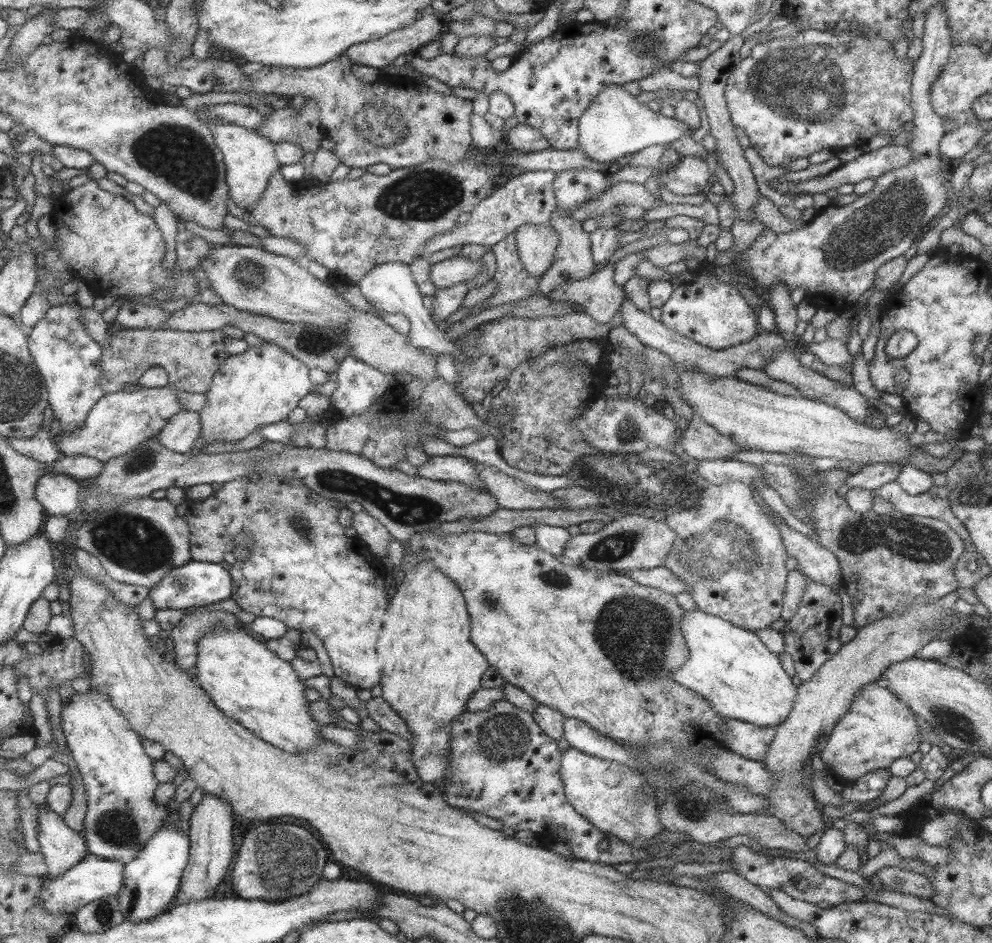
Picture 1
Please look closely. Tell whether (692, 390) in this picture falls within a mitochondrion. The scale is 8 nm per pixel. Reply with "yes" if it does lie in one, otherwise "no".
no

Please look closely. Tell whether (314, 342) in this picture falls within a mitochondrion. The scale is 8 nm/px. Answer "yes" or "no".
yes

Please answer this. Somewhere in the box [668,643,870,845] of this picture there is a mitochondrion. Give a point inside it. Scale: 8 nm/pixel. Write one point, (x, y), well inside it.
(692, 808)

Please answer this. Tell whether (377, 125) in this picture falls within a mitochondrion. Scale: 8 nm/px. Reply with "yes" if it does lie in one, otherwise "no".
yes

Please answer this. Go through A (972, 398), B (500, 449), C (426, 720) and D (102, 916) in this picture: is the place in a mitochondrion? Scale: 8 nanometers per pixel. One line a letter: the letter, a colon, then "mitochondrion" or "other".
A: other
B: other
C: other
D: mitochondrion

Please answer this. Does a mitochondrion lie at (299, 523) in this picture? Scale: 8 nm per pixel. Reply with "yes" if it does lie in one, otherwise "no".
yes

